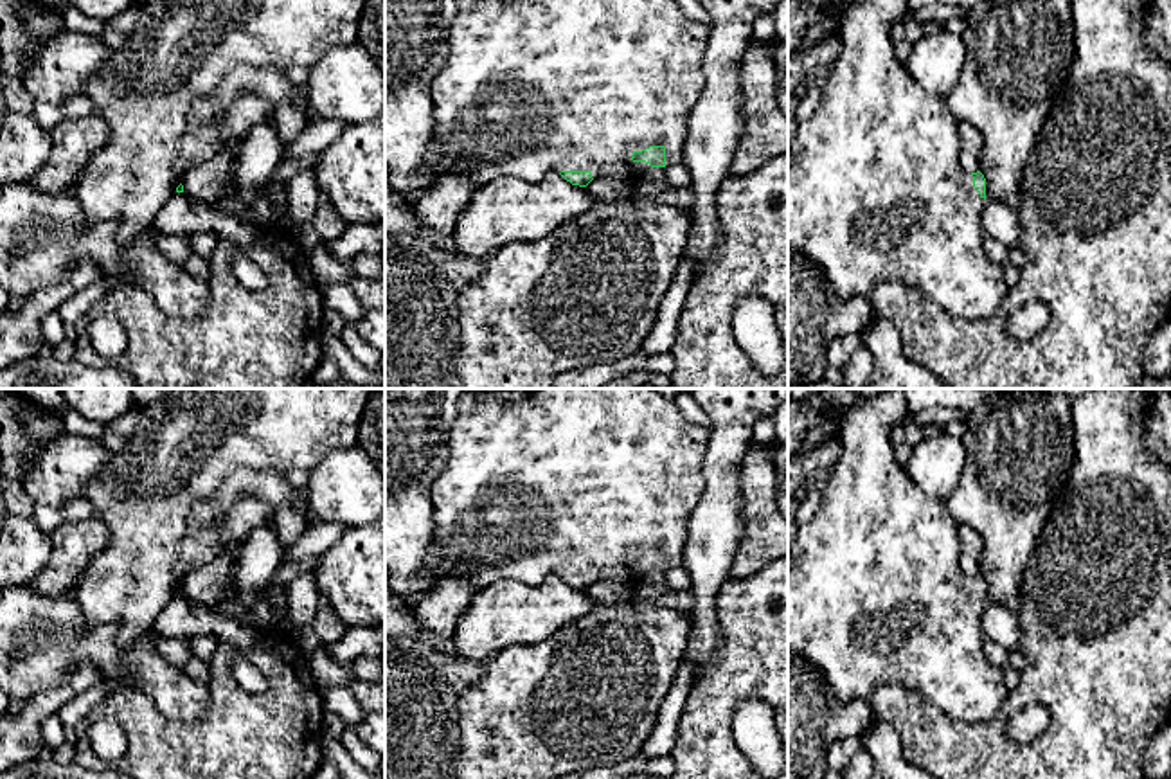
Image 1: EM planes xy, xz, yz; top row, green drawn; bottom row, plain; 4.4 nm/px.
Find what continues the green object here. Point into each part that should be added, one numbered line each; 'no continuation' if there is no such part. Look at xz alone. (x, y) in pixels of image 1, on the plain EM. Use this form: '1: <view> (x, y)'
1: xz (540, 481)

